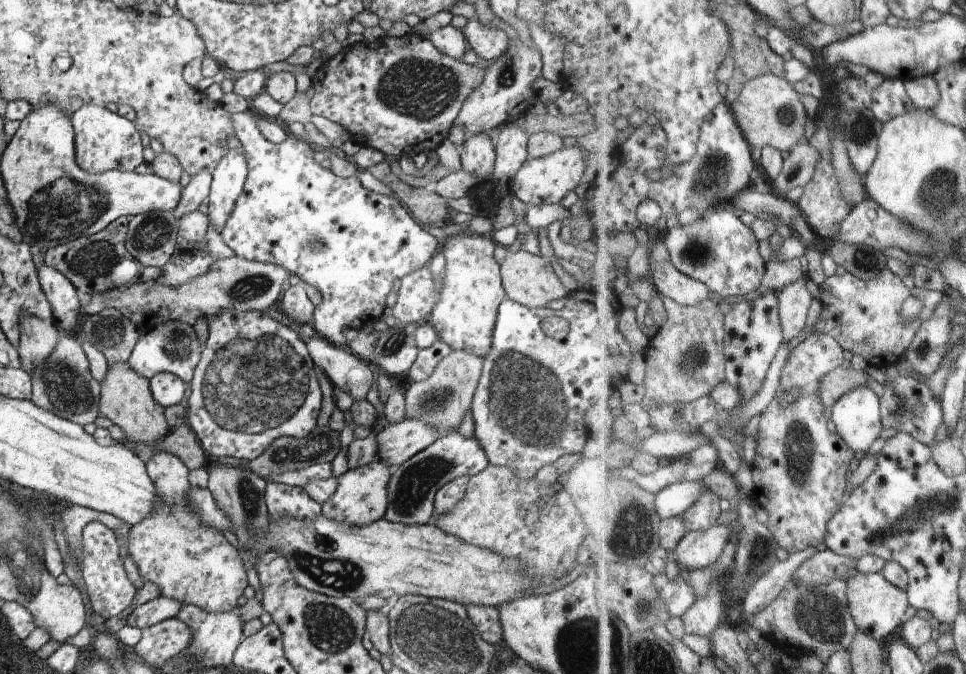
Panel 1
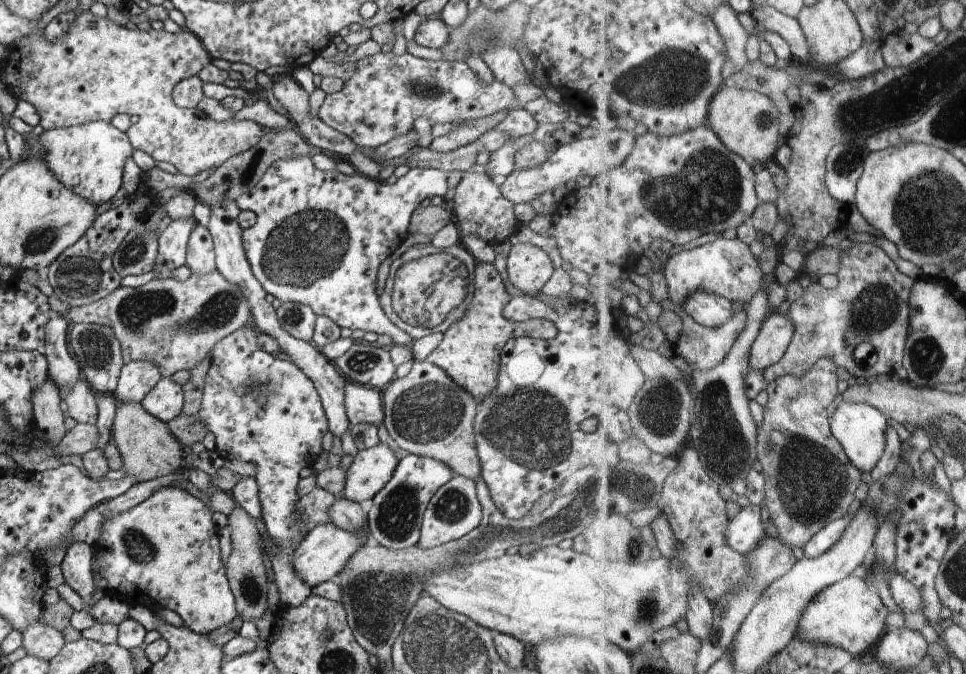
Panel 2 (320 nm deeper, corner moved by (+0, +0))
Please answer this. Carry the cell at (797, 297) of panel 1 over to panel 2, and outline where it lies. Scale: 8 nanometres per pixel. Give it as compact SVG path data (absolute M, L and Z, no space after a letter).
M773 312L753 348L751 363L754 369L765 371L778 364L788 354L794 342L797 326L788 315Z

